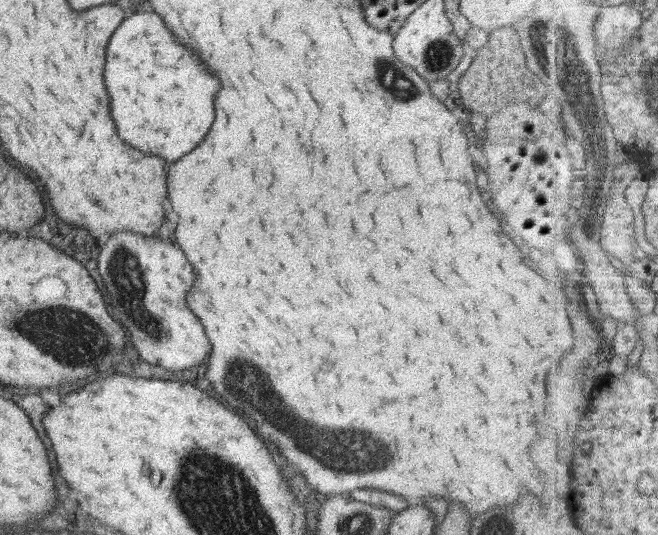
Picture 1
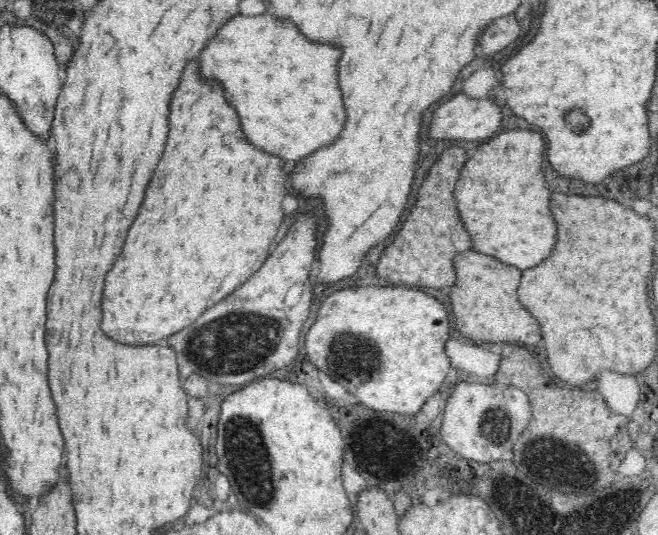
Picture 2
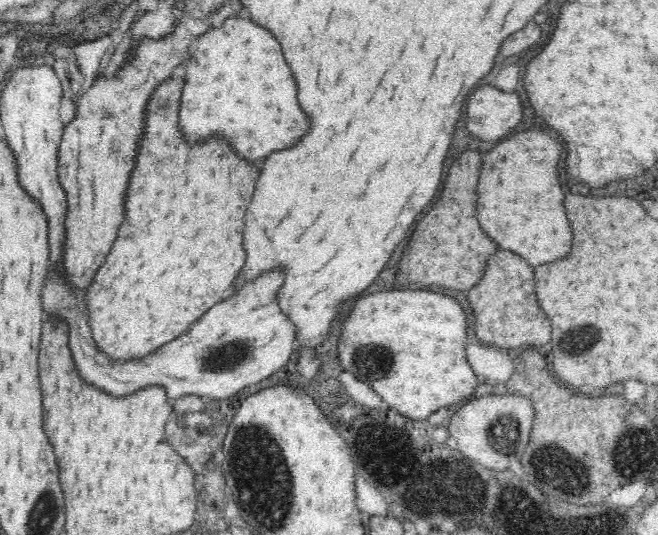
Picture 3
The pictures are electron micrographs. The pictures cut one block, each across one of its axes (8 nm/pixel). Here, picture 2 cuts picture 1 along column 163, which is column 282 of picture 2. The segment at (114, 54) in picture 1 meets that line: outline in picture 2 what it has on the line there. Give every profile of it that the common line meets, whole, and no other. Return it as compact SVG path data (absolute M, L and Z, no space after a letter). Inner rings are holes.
M234 16L222 26L206 48L200 52L200 80L218 84L224 90L224 100L238 112L238 120L246 140L282 160L298 160L320 146L330 144L344 120L344 106L338 90L336 62L340 52L330 46L310 44L294 24L274 22L274 16Z

